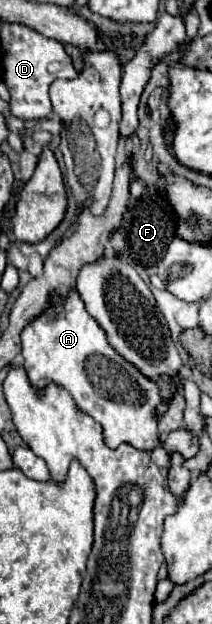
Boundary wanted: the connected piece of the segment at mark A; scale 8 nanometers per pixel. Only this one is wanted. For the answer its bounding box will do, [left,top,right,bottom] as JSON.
[22,291,184,449]

